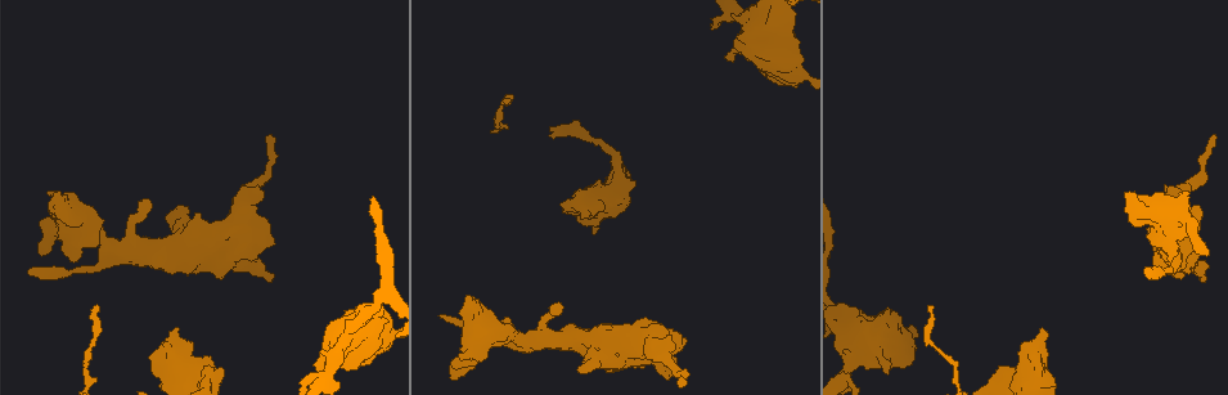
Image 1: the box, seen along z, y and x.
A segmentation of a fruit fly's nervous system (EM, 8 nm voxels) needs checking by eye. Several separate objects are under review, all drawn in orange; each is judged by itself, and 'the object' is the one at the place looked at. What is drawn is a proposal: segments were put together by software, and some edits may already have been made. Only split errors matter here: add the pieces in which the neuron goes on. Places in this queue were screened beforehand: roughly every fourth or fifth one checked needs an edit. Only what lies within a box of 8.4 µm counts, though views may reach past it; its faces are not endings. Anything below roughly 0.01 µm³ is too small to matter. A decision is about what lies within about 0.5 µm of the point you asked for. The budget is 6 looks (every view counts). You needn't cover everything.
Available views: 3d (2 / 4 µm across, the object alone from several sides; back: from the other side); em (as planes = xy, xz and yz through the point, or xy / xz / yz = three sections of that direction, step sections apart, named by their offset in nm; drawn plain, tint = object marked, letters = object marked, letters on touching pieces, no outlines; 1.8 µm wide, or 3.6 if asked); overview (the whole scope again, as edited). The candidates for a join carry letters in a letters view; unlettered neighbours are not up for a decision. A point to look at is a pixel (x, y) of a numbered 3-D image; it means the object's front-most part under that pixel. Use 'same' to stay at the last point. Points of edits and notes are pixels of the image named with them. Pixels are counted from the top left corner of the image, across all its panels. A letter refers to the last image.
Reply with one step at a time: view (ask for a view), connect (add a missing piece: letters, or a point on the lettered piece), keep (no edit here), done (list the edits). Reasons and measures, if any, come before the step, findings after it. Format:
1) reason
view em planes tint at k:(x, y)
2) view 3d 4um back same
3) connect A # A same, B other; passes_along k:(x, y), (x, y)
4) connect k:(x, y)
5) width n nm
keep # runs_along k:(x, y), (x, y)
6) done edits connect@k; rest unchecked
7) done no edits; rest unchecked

free end
view em planes letters at 1:(1201, 281)

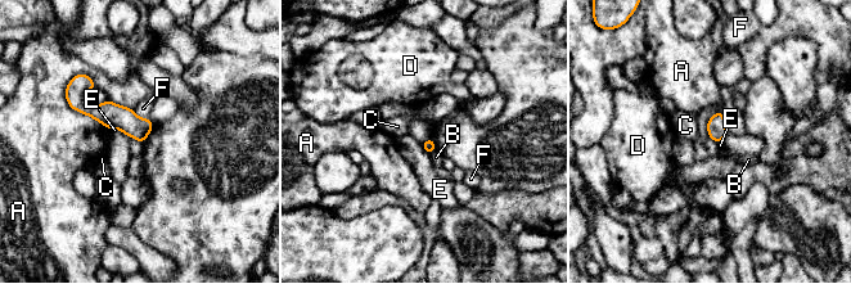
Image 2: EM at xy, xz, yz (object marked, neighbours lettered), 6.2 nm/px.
keep # A other, B other, C other, D other, E other, F other; runs_along 2:(71, 100), (131, 125), (149, 125); no lettered piece goes on from it

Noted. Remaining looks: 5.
free end
view em 3.6um planes letters at 1:(40, 253)

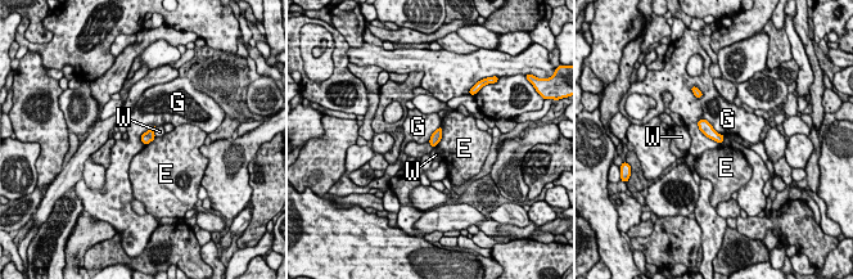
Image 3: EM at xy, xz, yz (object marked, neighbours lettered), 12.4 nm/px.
keep # E other, G other, W other; border 3:(699, 118), (698, 127), (720, 144); no lettered piece goes on from it

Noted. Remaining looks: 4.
an open end
view 3d 4um at 1:(465, 301)

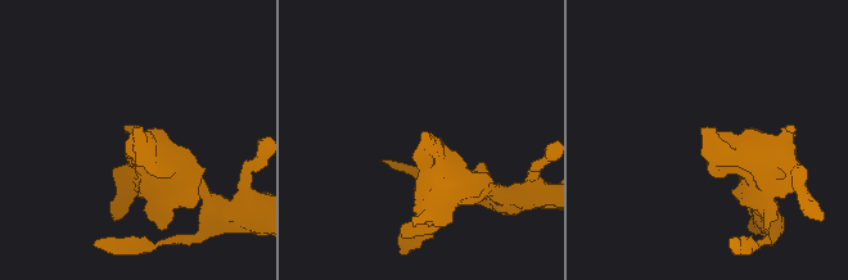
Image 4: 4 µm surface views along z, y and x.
shape alone is not enough
view em xy step 4 letters at 4:(421, 136)

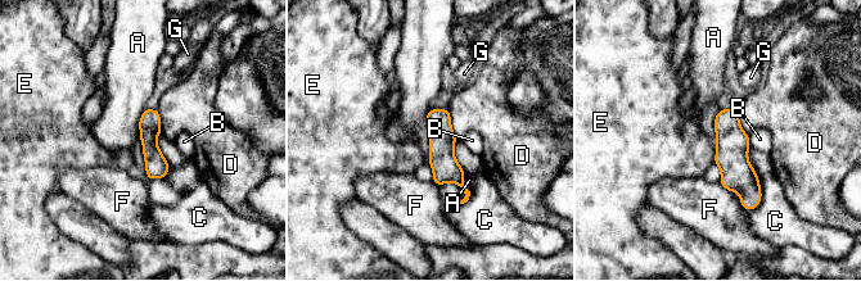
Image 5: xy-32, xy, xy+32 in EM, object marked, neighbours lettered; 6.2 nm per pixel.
view em planes letters same

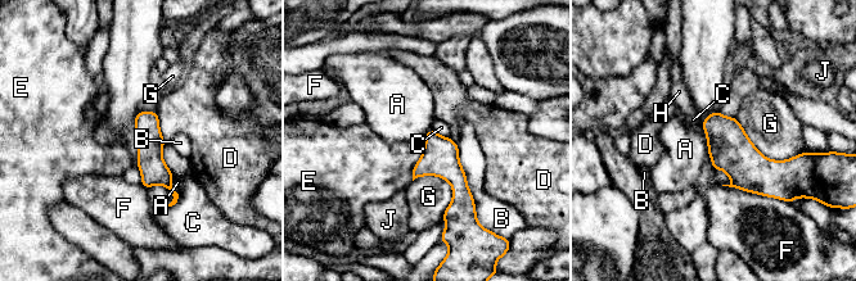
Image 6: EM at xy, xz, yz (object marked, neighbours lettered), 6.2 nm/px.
longest_contact G 480 nm
keep # A other, B other, C other, D other, E other, F other, G other, H other, J other; border 6:(702, 126), (706, 134), (708, 154); no lettered piece goes on from it

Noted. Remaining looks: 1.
done no edits; rest unchecked

